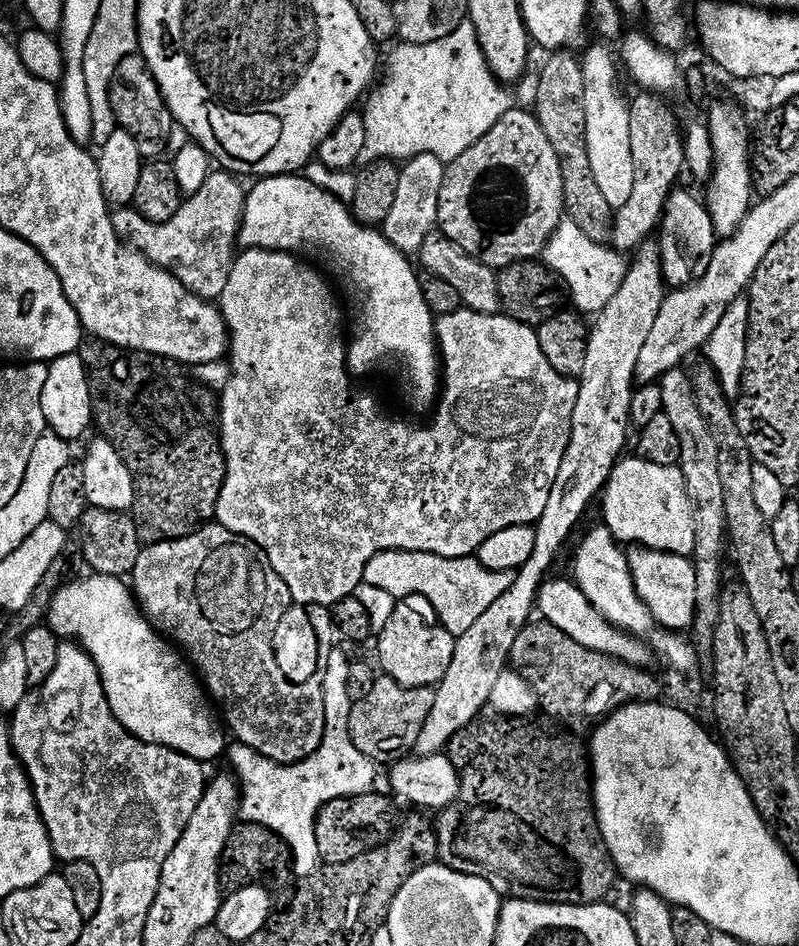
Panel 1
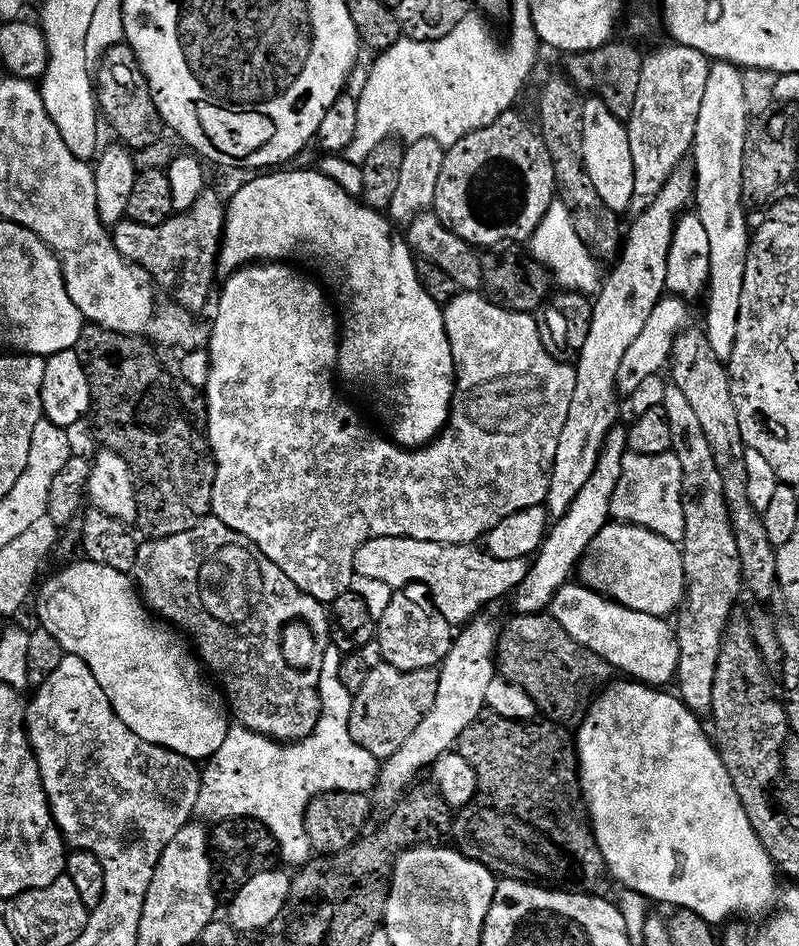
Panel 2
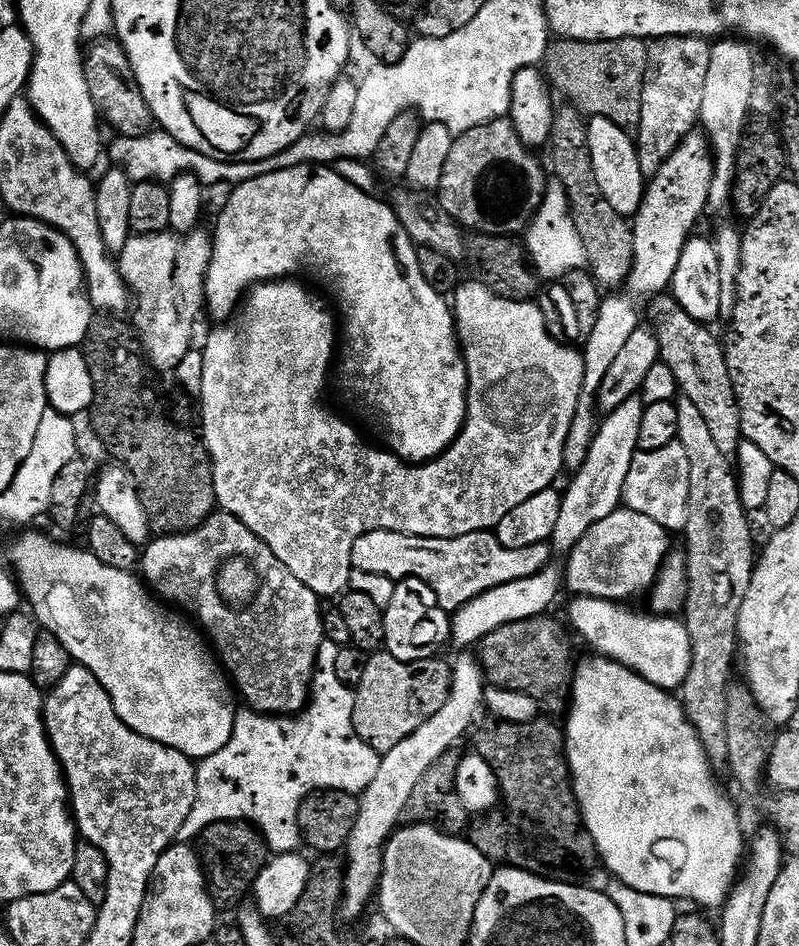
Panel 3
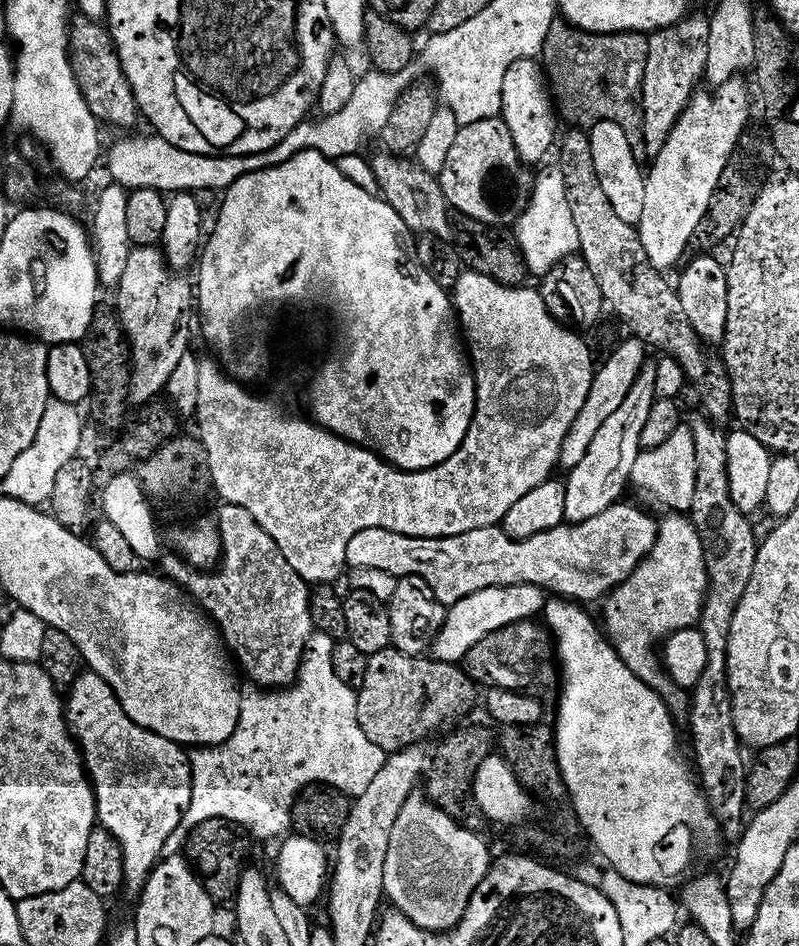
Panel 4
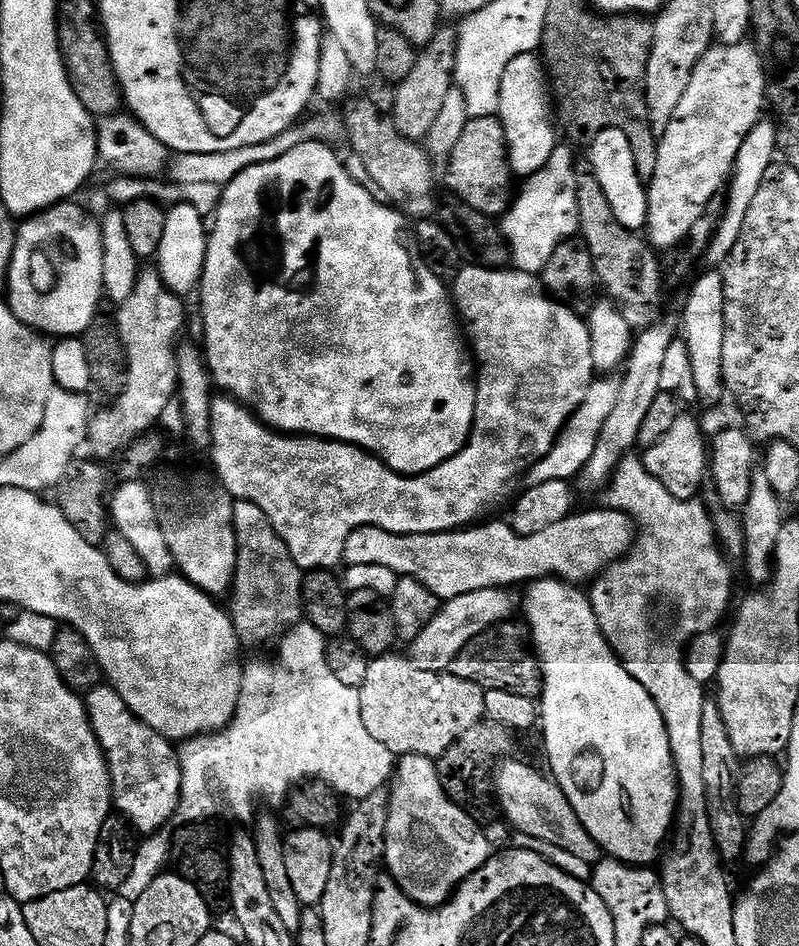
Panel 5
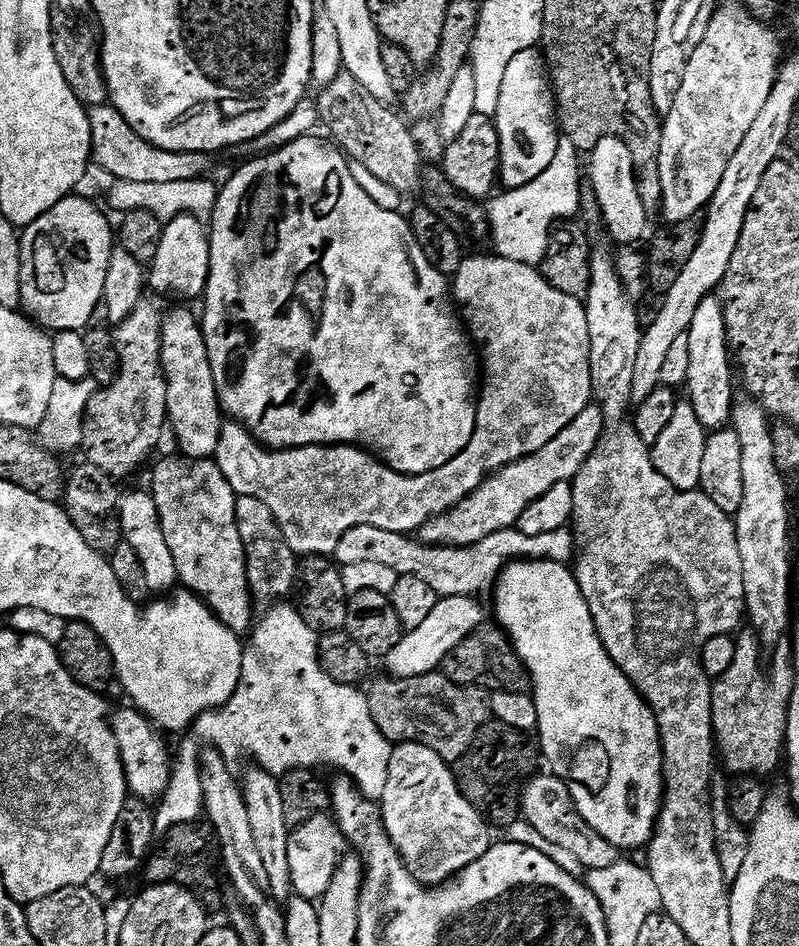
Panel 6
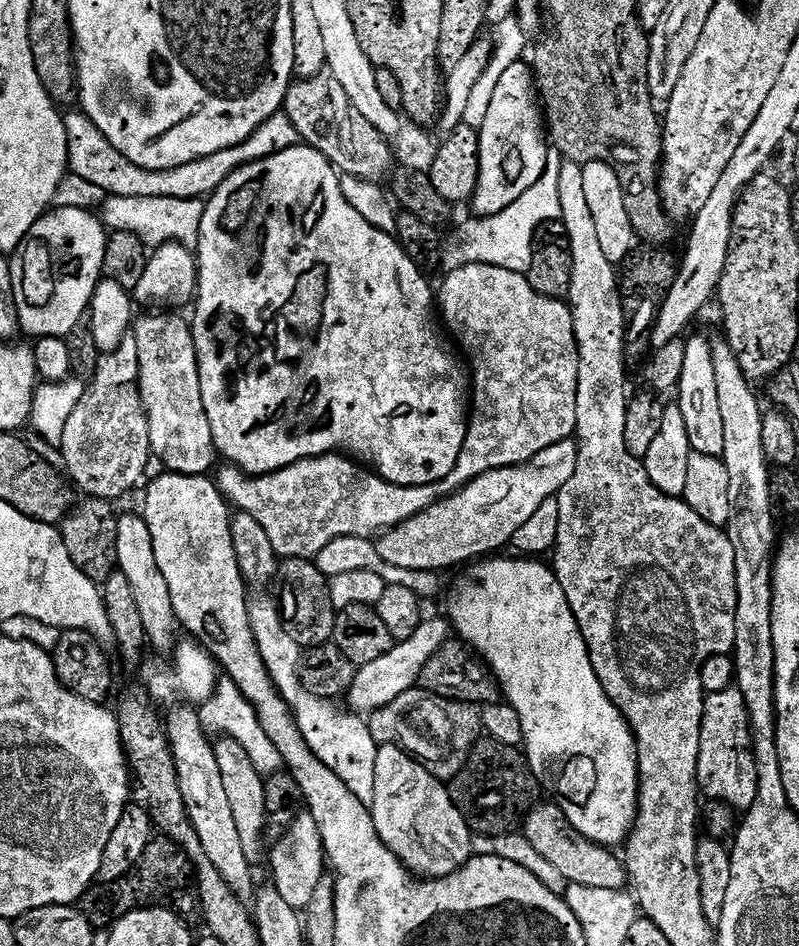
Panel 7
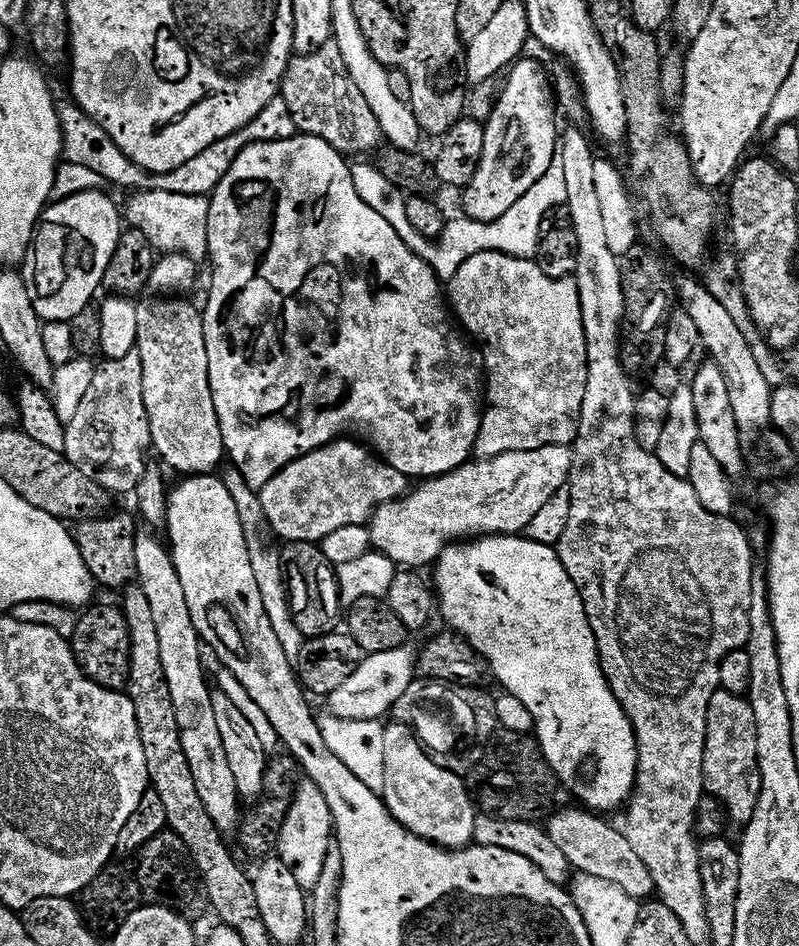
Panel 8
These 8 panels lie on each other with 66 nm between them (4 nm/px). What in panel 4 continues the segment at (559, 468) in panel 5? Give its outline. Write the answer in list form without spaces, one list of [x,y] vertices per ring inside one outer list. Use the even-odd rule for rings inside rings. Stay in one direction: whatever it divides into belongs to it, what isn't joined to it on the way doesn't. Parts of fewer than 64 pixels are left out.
[[[635,338],[627,339],[609,354],[608,361],[601,368],[599,365],[595,369],[590,394],[586,398],[586,406],[582,406],[574,426],[570,426],[570,434],[560,451],[559,467],[561,469],[571,470],[574,466],[578,466],[578,462],[582,462],[582,458],[586,458],[586,450],[590,450],[590,442],[594,442],[594,434],[598,434],[598,430],[606,422],[606,418],[610,418],[610,414],[614,414],[614,410],[618,410],[618,406],[622,406],[626,394],[630,394],[630,386],[634,386],[640,372],[646,367],[644,341]]]

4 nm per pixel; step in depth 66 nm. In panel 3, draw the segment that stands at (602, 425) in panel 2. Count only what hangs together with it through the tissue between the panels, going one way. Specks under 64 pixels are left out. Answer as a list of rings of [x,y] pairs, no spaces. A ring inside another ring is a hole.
[[[704,134],[689,135],[672,154],[666,158],[656,175],[647,181],[644,200],[631,221],[634,234],[634,262],[628,275],[626,290],[603,301],[596,315],[596,325],[583,345],[584,392],[580,395],[578,410],[570,426],[570,434],[564,447],[564,467],[568,470],[580,468],[586,462],[592,440],[598,427],[597,393],[602,378],[610,371],[614,358],[626,346],[630,334],[641,327],[640,300],[645,302],[669,291],[674,270],[678,270],[678,258],[688,239],[697,231],[696,223],[708,208],[710,182],[714,174],[714,157]],[[696,228],[696,229],[695,229]],[[621,295],[621,296],[620,296]]]

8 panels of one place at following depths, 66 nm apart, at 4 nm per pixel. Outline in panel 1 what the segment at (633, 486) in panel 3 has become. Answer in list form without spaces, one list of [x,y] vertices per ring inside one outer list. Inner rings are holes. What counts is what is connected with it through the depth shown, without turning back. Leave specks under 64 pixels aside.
[[[645,458],[634,460],[621,459],[607,473],[606,483],[602,488],[604,494],[603,527],[612,531],[617,541],[628,546],[653,548],[659,552],[673,552],[679,556],[691,557],[696,550],[696,529],[690,519],[690,497],[684,486],[684,475],[679,467],[671,464],[656,464]]]

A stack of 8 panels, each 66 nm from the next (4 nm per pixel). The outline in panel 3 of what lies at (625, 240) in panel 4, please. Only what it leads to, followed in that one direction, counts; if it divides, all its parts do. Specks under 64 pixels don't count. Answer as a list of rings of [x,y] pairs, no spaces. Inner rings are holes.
[[[564,106],[561,112],[559,109],[553,115],[550,137],[553,168],[551,171],[568,195],[571,218],[585,246],[587,271],[601,289],[620,290],[627,285],[634,262],[634,234],[631,223],[610,206],[598,186],[594,176],[594,164],[591,162],[587,130],[585,117],[577,108]],[[670,294],[655,297],[650,307],[652,307],[650,324],[660,347],[660,360],[674,372],[679,395],[694,402],[694,406],[701,412],[702,419],[710,429],[718,450],[722,450],[724,456],[735,457],[742,439],[740,407],[736,401],[730,370],[726,366],[721,337],[716,337],[708,329],[711,327],[690,318],[690,314],[686,314],[686,310],[682,310],[682,306],[678,306],[678,302]]]

